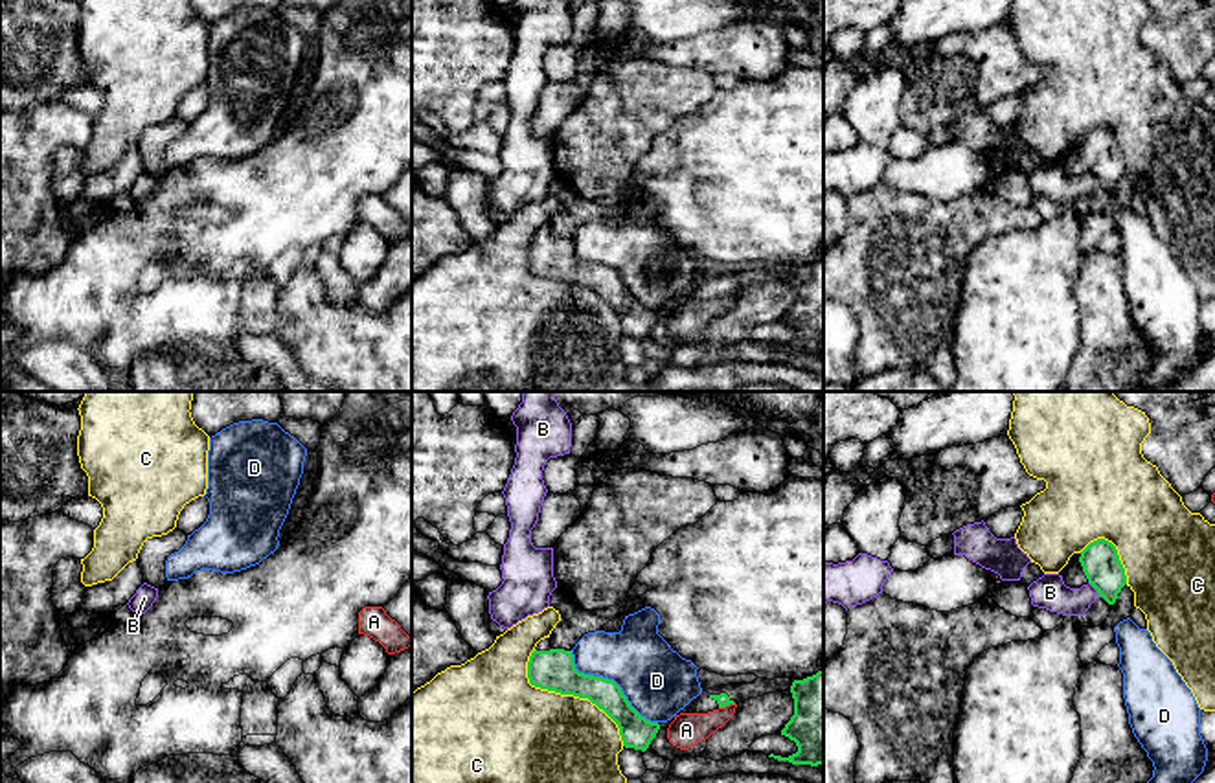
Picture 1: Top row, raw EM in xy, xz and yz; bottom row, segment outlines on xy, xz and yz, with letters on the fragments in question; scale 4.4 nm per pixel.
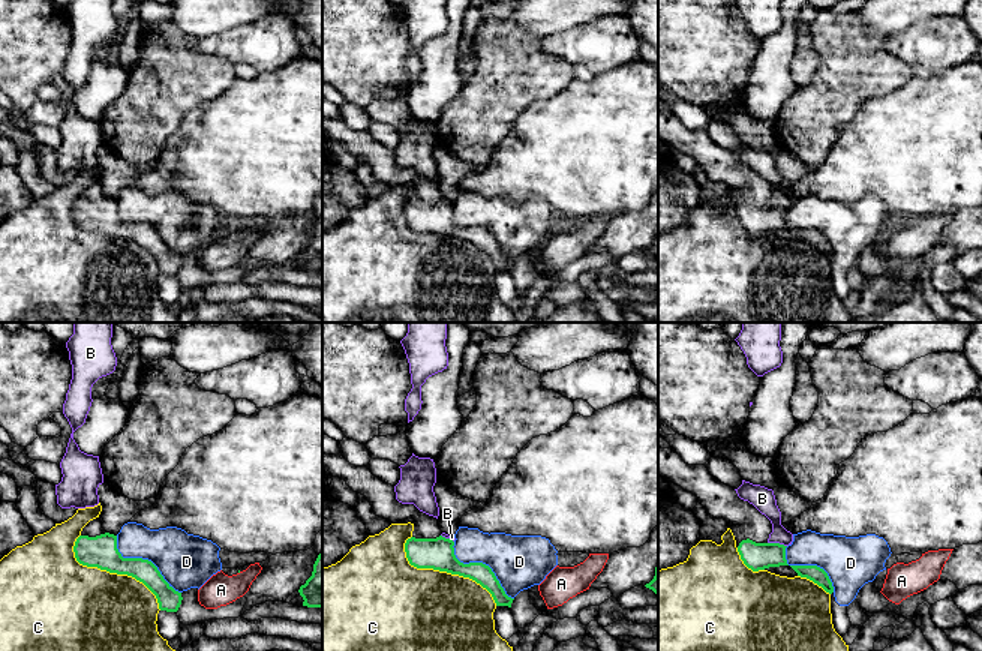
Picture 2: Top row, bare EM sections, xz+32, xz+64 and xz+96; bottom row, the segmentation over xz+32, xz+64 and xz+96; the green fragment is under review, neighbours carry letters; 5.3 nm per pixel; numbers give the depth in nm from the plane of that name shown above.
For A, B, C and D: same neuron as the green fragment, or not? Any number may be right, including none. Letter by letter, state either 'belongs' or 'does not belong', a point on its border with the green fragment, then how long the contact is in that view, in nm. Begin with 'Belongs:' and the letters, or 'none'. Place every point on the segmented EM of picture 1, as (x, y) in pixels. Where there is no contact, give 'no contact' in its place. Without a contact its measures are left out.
Belongs: none
A: does not belong; meets green in xz at (726, 704); contact 80 nm long
B: does not belong; meets green in yz at (1094, 587); contact 90 nm long
C: does not belong; meets green in xz at (567, 693); contact 600 nm long
D: does not belong; meets green in xz at (611, 680); contact 500 nm long

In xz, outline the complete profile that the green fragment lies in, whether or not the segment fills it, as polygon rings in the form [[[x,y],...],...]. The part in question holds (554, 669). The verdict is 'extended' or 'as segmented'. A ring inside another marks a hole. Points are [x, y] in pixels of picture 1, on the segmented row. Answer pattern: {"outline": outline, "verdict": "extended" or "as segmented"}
{"outline": [[[550,638],[540,640],[531,652],[528,678],[535,687],[588,698],[618,724],[625,748],[645,752],[660,730],[658,722],[630,706],[614,680],[579,673],[572,651],[555,649]]], "verdict": "extended"}

